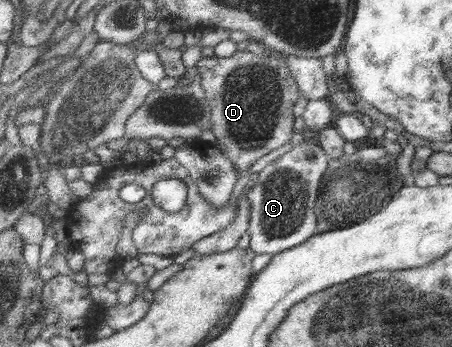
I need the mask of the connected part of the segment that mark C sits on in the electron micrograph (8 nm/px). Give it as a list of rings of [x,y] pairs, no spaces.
[[[303,140],[258,172],[253,187],[245,191],[251,207],[246,233],[253,254],[273,256],[301,244],[317,232],[314,206],[320,179],[330,160],[316,140]]]

